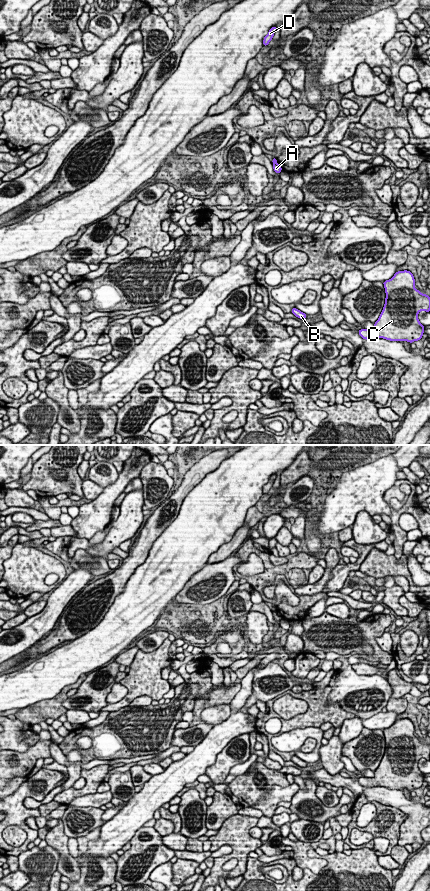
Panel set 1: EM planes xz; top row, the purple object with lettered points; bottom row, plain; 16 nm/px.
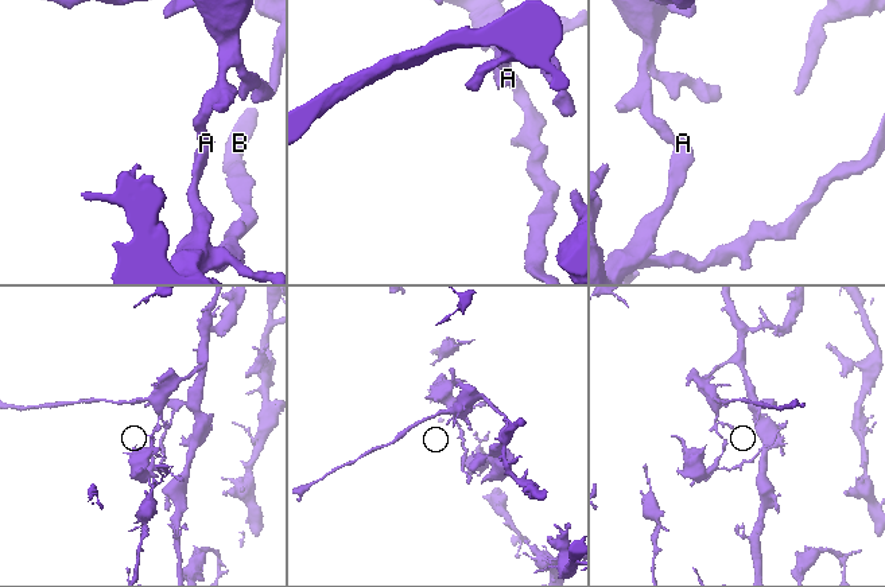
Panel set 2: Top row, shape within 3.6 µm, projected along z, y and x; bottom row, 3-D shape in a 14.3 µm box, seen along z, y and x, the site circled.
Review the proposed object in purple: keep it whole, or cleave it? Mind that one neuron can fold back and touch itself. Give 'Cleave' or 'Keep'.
Cleave

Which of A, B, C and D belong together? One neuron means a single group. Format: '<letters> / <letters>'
A B D / C

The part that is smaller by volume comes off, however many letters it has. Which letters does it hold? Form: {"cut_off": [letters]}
{"cut_off": ["A", "B", "D"]}

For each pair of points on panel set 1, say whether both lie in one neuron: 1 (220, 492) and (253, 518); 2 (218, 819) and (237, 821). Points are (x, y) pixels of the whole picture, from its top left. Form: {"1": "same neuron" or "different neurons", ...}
{"1": "different neurons", "2": "different neurons"}

